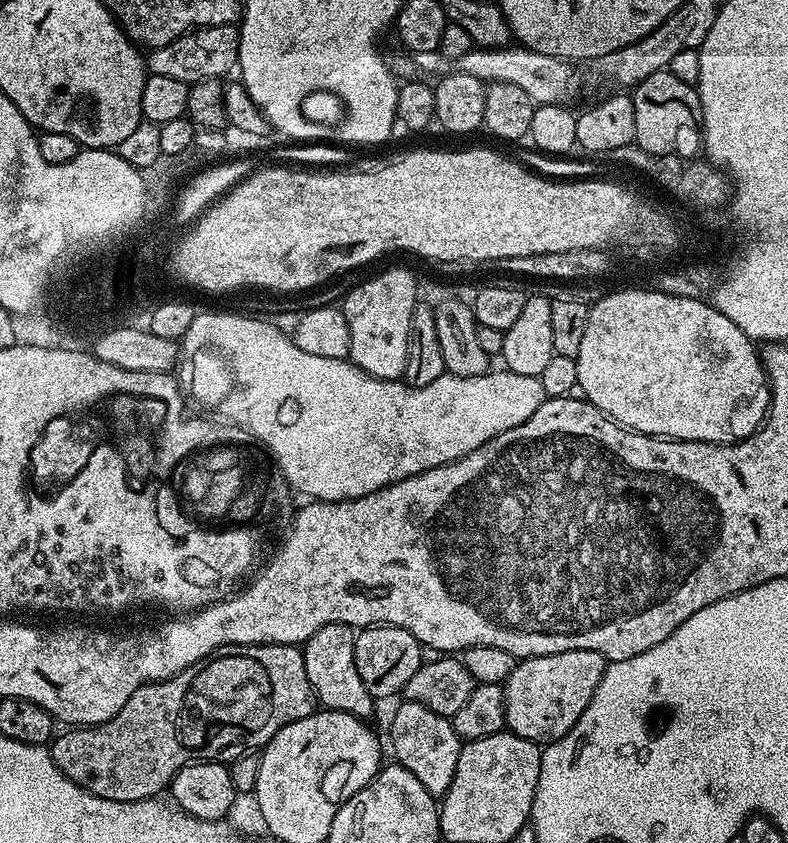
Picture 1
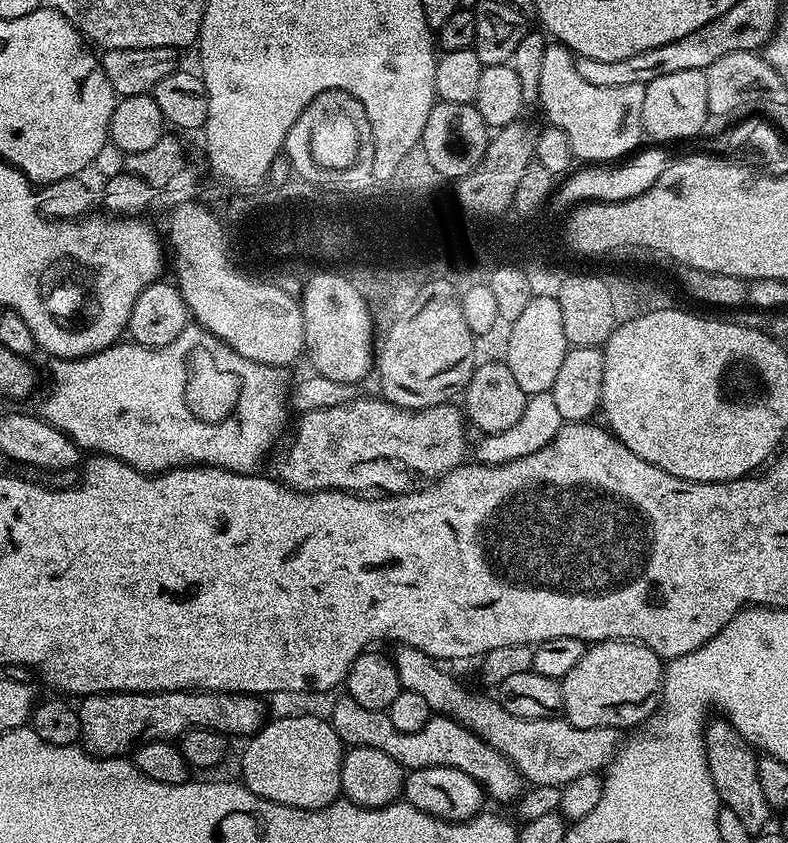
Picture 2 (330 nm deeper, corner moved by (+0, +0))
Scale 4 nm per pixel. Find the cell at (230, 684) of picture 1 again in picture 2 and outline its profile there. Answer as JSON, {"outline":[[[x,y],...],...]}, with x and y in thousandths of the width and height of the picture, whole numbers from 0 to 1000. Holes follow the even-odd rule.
{"outline":[[[126,821],[100,832],[102,875],[123,899],[157,899],[175,884],[192,878],[216,878],[244,864],[265,864],[291,875],[319,874],[338,858],[334,829],[302,821]]]}

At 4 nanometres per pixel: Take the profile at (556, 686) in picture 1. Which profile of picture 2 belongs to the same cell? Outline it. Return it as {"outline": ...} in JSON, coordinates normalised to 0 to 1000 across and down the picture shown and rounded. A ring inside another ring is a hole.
{"outline":[[[764,759],[742,767],[739,782],[713,808],[714,848],[735,864],[786,864],[816,860],[832,847],[840,829],[843,794],[835,776],[806,759]]]}

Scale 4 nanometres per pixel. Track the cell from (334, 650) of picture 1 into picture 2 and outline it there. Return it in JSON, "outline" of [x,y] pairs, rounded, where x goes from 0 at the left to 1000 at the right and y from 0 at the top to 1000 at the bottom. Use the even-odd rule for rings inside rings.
{"outline":[[[437,823],[421,840],[419,858],[443,888],[485,890],[485,894],[495,894],[495,899],[500,899],[500,904],[505,904],[514,913],[551,909],[586,913],[586,918],[596,918],[596,923],[605,925],[615,941],[623,948],[626,944],[635,954],[648,955],[668,938],[668,926],[654,907],[632,890],[627,890],[627,885],[622,885],[610,873],[602,871],[572,849],[551,847],[541,856],[541,861],[536,861],[536,866],[511,868],[500,861],[500,856],[495,856],[491,845],[464,842],[461,837],[454,837],[449,828]]]}

